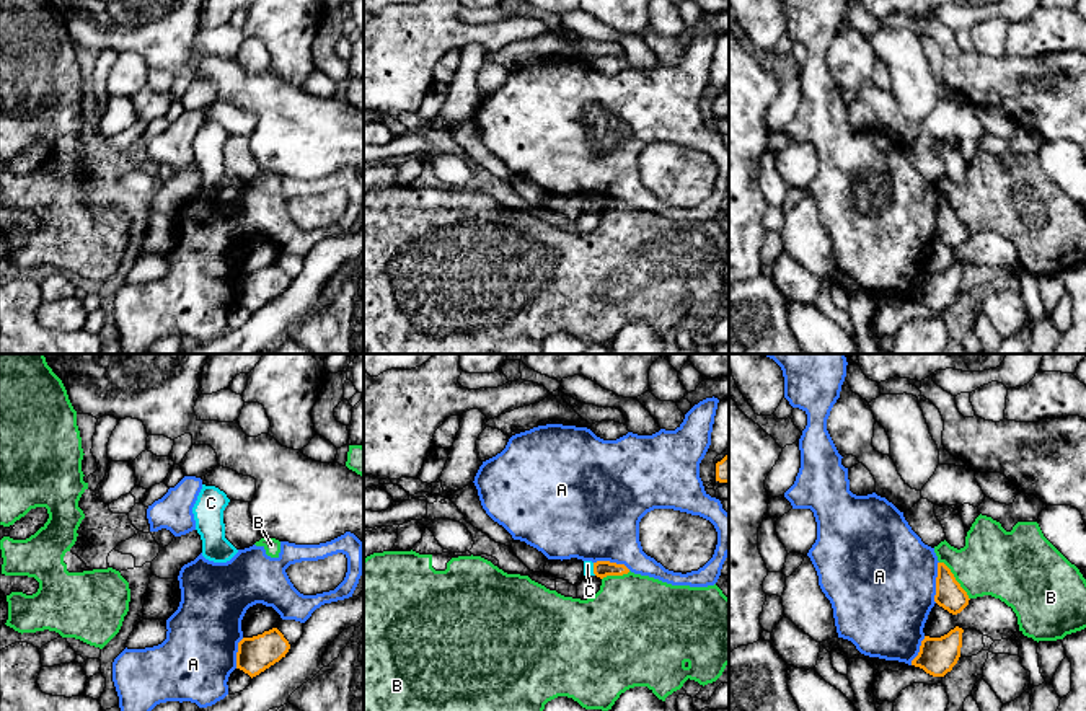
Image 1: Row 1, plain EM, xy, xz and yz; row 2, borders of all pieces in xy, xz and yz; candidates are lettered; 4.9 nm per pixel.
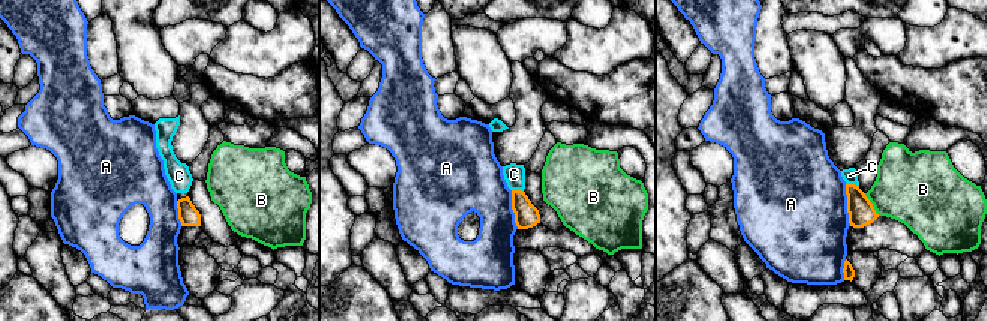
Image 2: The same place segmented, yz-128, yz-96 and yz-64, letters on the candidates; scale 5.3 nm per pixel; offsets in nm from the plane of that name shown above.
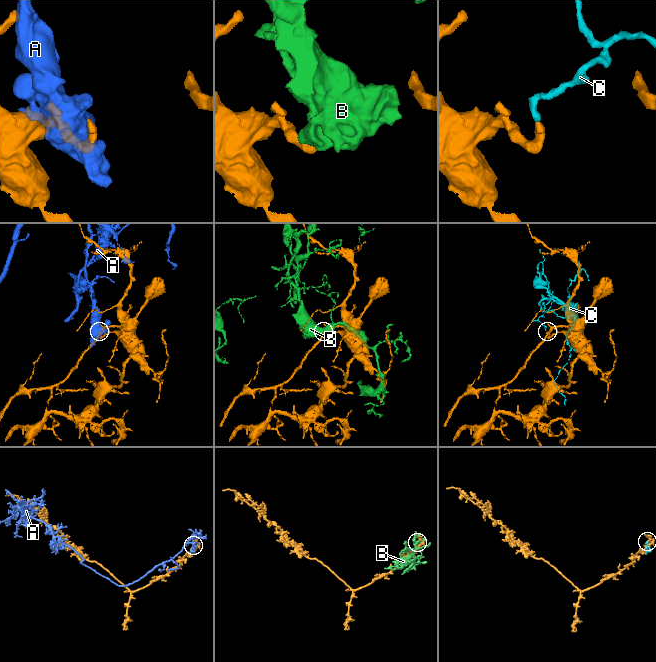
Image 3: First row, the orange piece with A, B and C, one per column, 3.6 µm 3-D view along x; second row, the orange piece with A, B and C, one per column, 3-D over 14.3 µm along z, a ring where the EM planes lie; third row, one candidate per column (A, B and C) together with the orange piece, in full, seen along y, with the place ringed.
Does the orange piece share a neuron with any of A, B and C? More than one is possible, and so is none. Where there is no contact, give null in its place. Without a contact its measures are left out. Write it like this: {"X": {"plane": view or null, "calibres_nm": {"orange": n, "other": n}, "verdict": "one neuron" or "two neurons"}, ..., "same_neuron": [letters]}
{"A": {"plane": "yz", "calibres_nm": {"orange": 140, "other": 500}, "verdict": "two neurons"}, "B": {"plane": "yz", "calibres_nm": {"orange": 140, "other": 320}, "verdict": "two neurons"}, "C": {"plane": "xz", "calibres_nm": {"orange": 80, "other": 50}, "verdict": "two neurons"}, "same_neuron": []}

